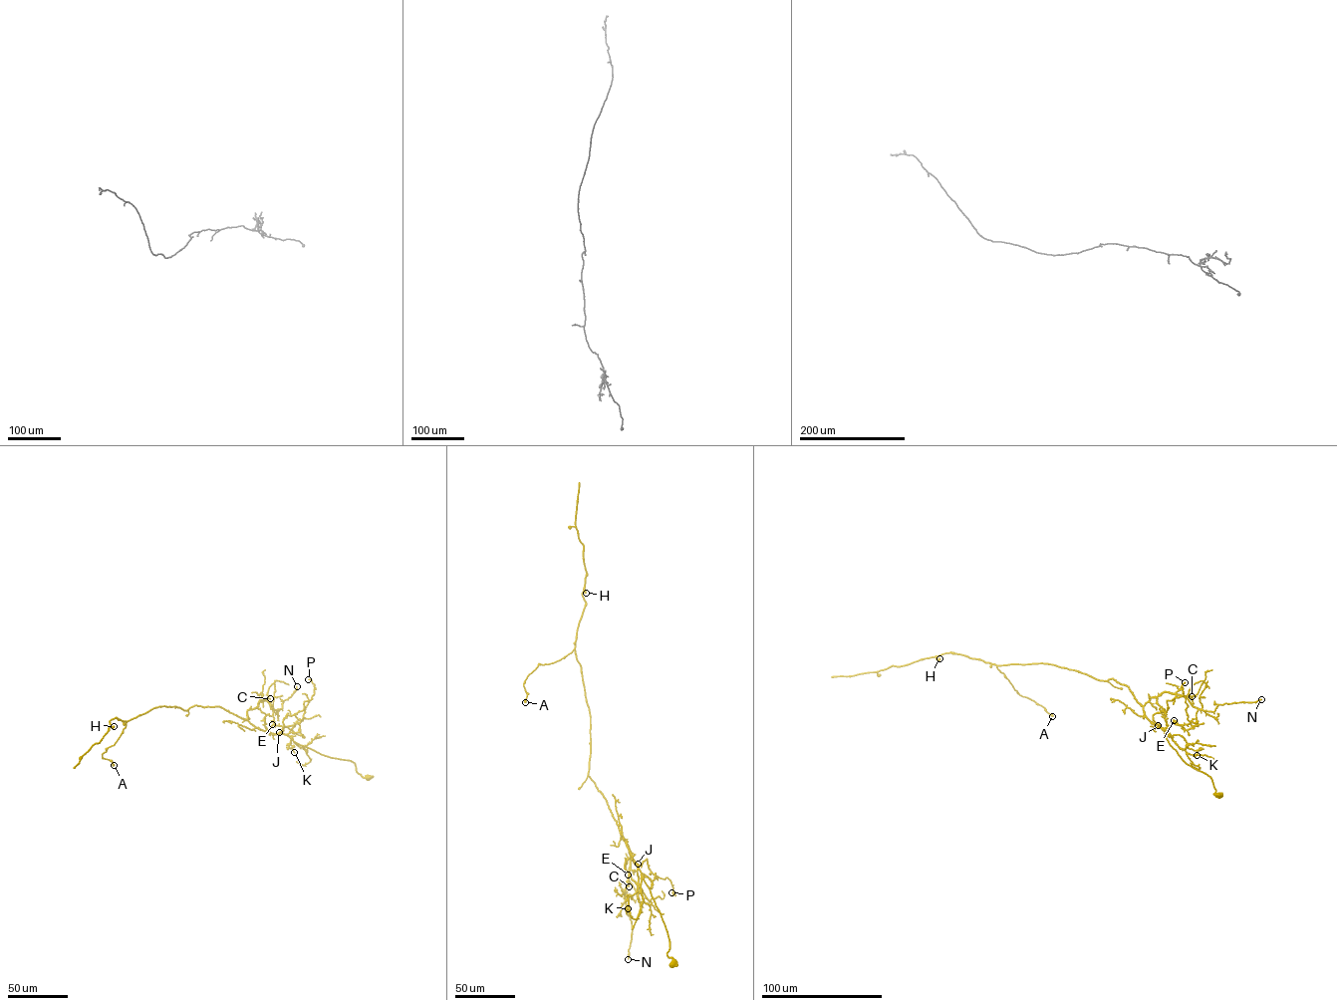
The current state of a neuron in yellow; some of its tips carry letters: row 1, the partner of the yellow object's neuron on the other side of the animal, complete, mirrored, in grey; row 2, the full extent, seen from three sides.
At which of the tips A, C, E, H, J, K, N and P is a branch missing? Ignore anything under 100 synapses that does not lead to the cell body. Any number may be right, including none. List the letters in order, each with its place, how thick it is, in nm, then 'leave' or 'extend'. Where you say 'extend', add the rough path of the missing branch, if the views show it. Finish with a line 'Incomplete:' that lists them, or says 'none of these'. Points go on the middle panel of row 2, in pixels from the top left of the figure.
A: at (525, 702); 650 nm thick; leave
C: at (629, 886); 100 nm thick; leave
E: at (628, 874); 90 nm thick; leave
H: at (586, 593); 700 nm thick; leave
J: at (638, 864); 90 nm thick; leave
K: at (628, 908); 110 nm thick; leave
N: at (628, 959); 240 nm thick; leave
P: at (671, 892); 100 nm thick; leave
Incomplete: none of these

